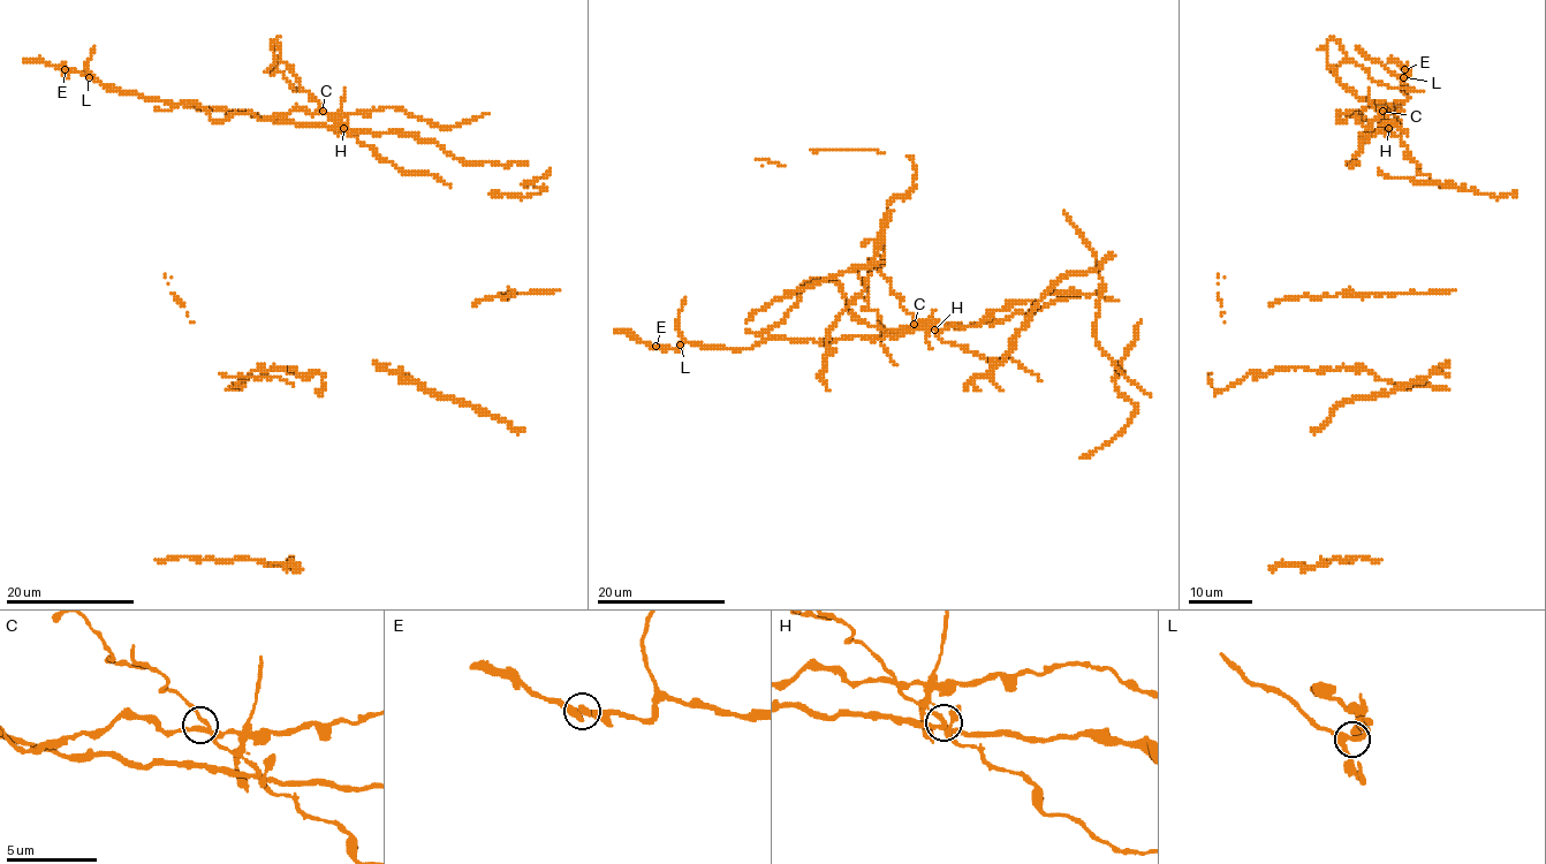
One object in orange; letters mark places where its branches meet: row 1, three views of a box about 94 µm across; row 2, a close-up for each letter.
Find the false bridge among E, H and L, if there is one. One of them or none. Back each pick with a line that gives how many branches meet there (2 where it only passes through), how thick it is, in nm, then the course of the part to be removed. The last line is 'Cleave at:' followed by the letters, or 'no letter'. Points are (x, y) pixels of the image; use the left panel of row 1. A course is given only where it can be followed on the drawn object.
H: 5 | 280 nm | (343, 127), (298, 86), (298, 78), (282, 63), (278, 37), (272, 44), (277, 68), (290, 89), (305, 90)
Cleave at: H

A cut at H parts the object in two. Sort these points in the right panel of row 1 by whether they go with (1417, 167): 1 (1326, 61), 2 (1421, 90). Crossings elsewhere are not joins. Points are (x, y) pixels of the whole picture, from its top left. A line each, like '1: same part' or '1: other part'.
1: same part
2: same part

